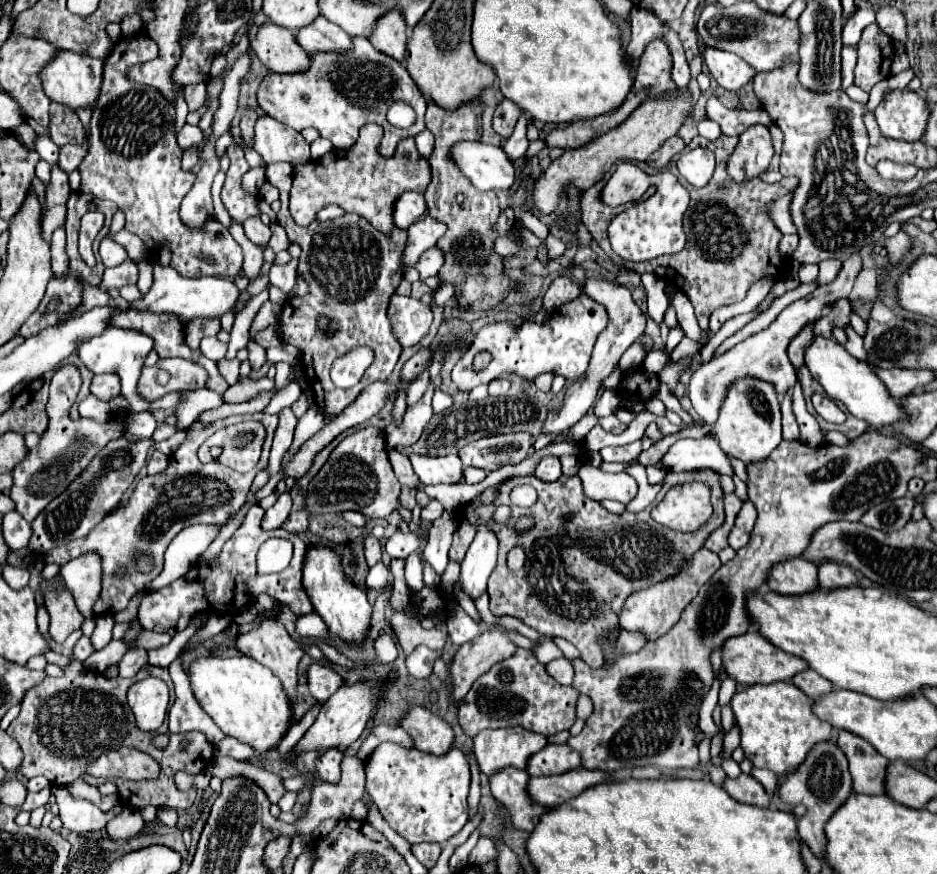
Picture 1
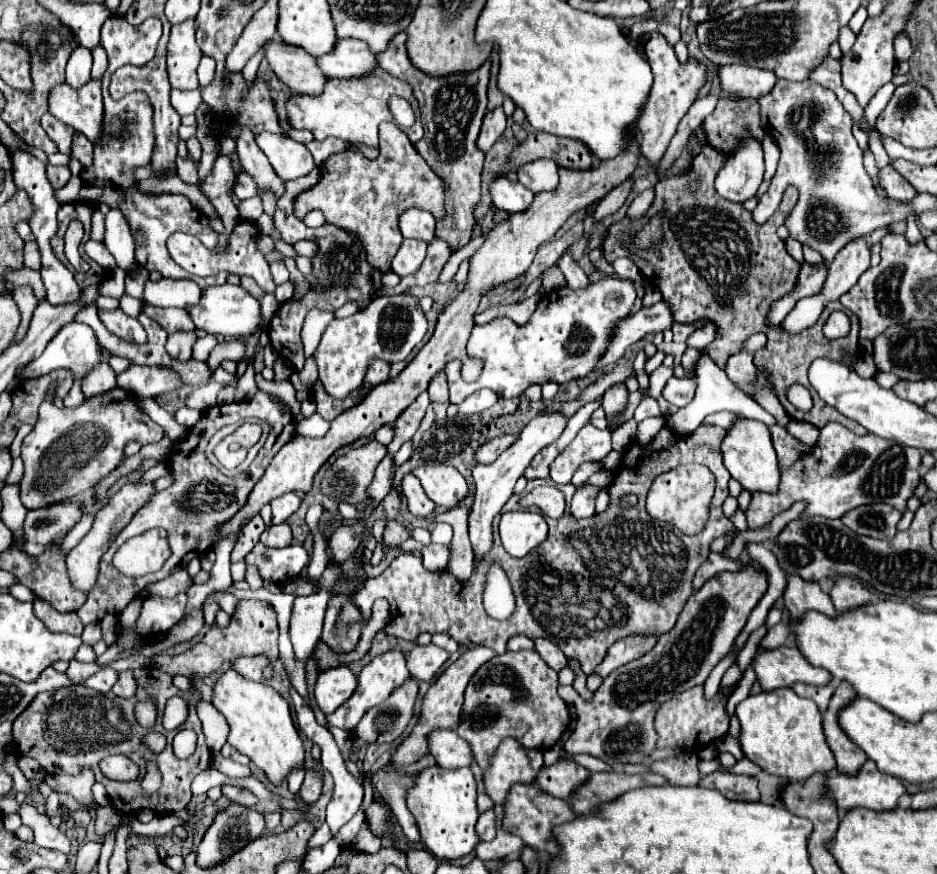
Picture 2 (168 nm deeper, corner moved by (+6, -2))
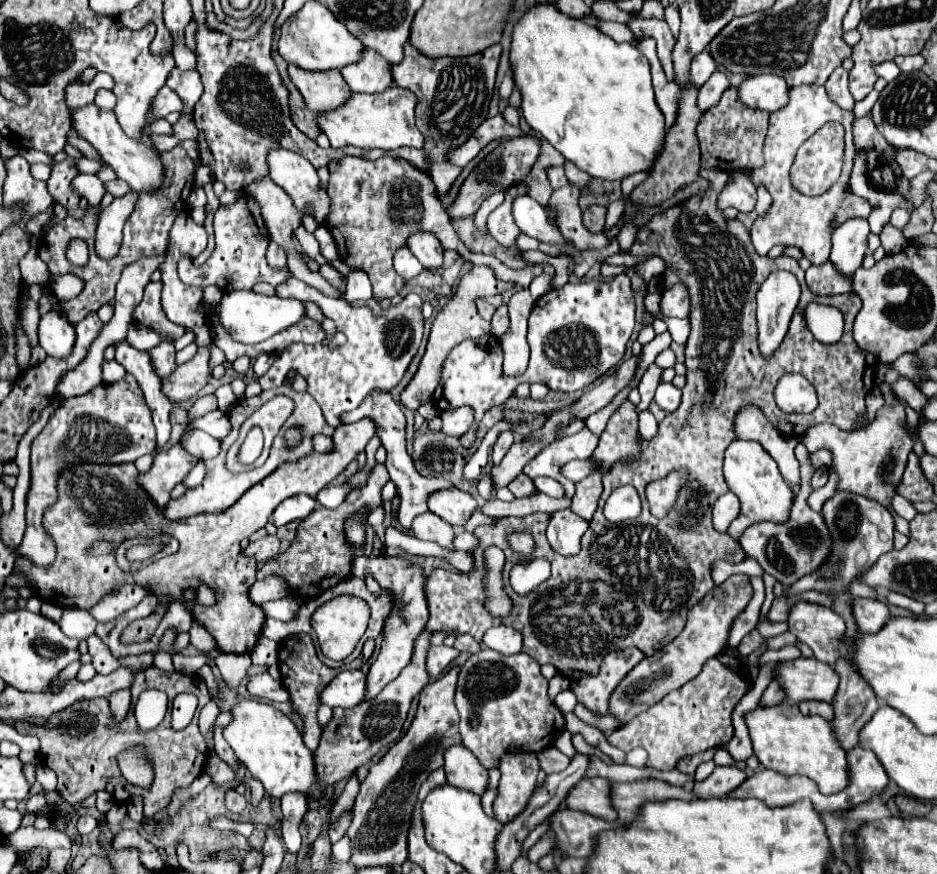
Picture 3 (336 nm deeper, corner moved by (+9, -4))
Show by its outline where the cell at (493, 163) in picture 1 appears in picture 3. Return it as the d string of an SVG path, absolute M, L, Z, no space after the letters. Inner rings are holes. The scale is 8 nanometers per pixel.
M525 195L525 197L519 197L515 199L513 203L513 217L515 217L515 223L517 227L541 241L541 243L549 243L549 245L561 245L565 247L565 253L571 253L571 243L561 235L561 231L557 229L557 225L553 225L547 217L547 213L543 213L545 207L541 207L533 197Z

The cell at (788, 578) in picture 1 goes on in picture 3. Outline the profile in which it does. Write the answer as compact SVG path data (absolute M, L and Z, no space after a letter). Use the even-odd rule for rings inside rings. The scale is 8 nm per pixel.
M797 603L789 615L789 631L813 649L815 659L827 665L839 659L839 639L843 639L845 623L829 607Z

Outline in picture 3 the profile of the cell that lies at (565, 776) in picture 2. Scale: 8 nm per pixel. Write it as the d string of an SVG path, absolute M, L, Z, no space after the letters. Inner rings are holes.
M601 777L579 781L569 791L567 805L575 811L583 811L607 821L617 819L617 811L611 803L611 783Z

